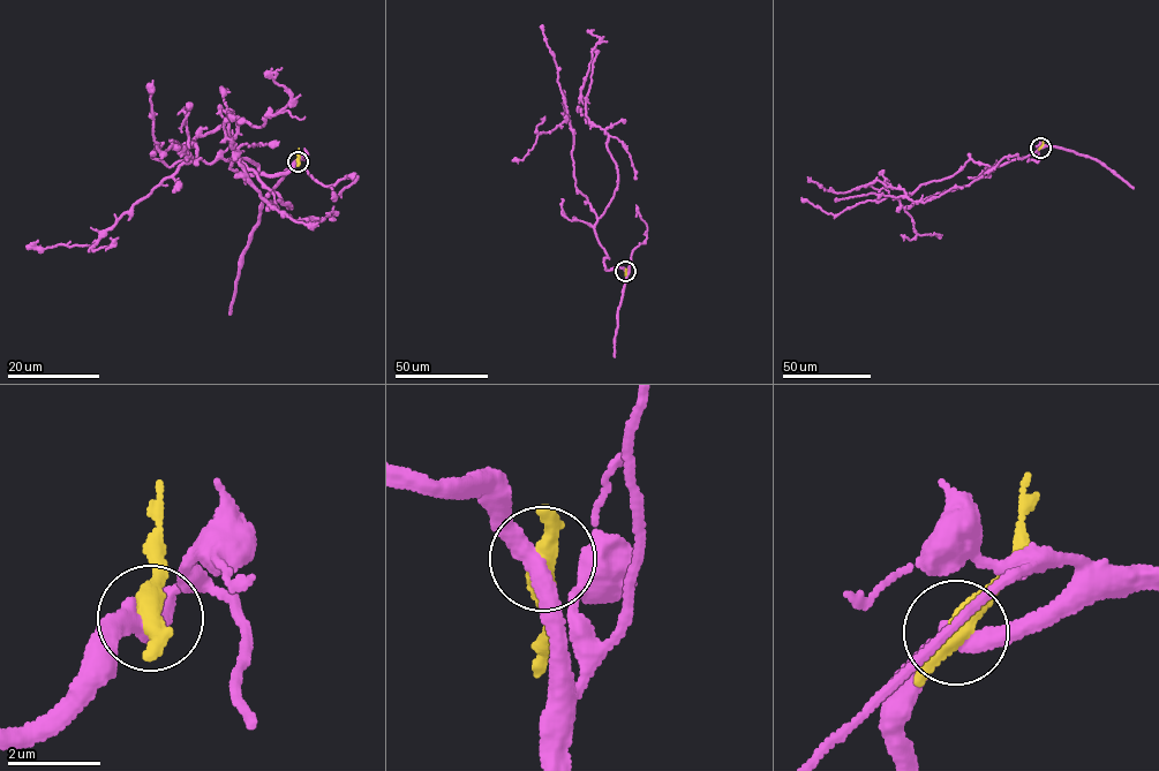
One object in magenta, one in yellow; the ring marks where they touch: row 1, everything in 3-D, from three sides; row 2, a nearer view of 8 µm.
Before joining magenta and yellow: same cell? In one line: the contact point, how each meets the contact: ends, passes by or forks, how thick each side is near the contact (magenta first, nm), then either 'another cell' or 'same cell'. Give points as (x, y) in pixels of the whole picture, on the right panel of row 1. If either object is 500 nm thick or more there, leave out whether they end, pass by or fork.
place (1040, 148); magenta passes by; yellow passes by; calibres 400 and 400 nm; another cell

